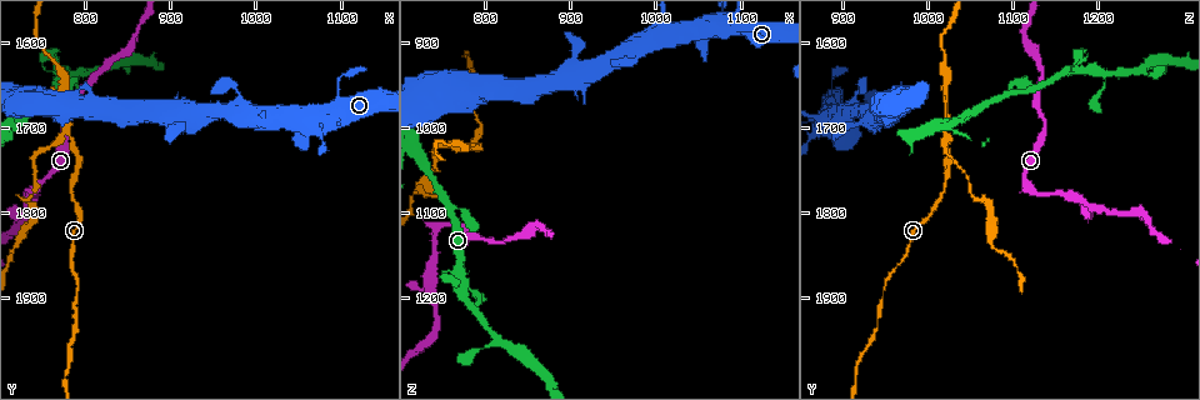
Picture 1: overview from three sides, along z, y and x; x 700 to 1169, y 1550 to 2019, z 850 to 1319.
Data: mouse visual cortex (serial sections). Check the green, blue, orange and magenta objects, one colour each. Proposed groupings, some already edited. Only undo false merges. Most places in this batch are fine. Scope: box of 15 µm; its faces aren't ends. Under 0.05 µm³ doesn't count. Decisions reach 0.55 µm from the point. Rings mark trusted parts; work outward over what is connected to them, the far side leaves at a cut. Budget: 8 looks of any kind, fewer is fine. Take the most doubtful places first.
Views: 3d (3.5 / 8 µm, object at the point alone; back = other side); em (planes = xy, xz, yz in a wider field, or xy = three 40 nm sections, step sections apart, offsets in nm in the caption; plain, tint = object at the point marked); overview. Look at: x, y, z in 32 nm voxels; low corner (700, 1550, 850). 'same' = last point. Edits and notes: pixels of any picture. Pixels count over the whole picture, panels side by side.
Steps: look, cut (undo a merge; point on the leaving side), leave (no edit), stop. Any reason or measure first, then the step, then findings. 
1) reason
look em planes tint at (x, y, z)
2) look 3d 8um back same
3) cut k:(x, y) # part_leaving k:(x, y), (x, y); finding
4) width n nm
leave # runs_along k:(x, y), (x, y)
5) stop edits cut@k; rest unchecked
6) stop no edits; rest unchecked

thin neck
look 3d 8um at (780, 1710, 1020)

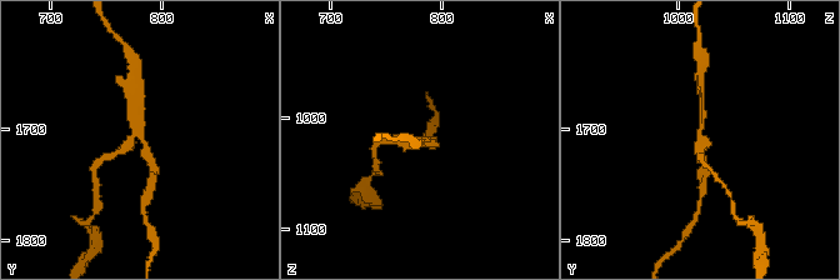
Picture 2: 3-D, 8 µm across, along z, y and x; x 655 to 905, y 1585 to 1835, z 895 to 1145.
zoom in
look 3d 3.5um at (778, 1708, 1022)

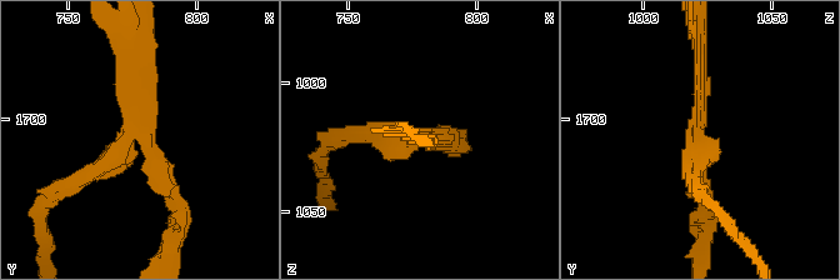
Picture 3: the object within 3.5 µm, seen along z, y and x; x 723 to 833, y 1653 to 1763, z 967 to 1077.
shape alone is not enough
look em xy step 5 tint at (779, 1708, 1019)

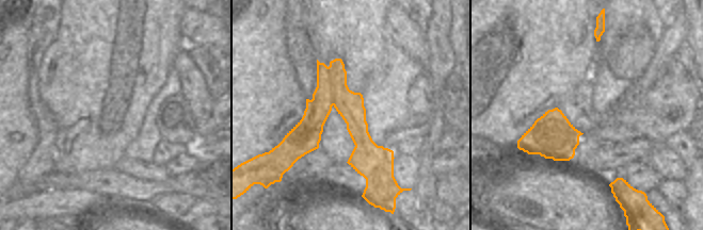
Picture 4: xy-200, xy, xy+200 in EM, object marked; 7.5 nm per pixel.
cut 3:(103, 169) # border 4:(345, 69), (333, 104); a second cell is stuck on

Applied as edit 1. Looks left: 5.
side arm on a straight run
look 3d 8um at (770, 1630, 1170)

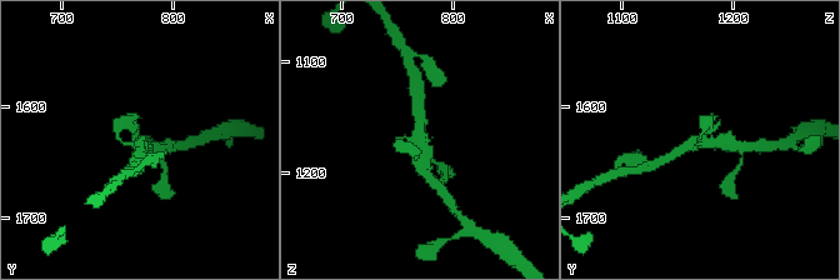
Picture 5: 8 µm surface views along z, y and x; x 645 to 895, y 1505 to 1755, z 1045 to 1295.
look em xy step 3 tint at (770, 1634, 1174)

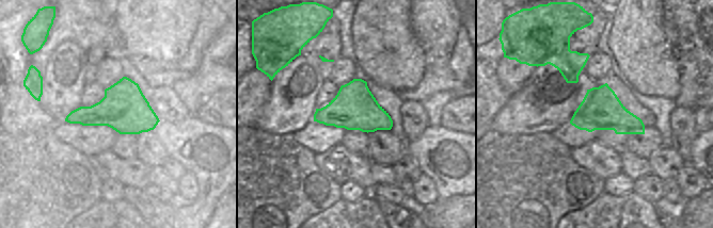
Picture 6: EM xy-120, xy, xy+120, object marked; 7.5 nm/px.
leave # all the same cell

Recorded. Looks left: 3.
abrupt turn
look em xy step 5 tint at (1060, 1710, 890)

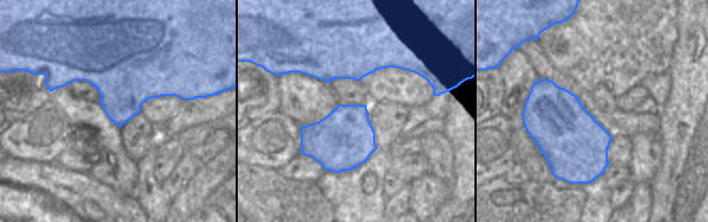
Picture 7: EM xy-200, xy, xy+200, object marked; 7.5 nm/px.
see where the arms go
look 3d 3.5um same

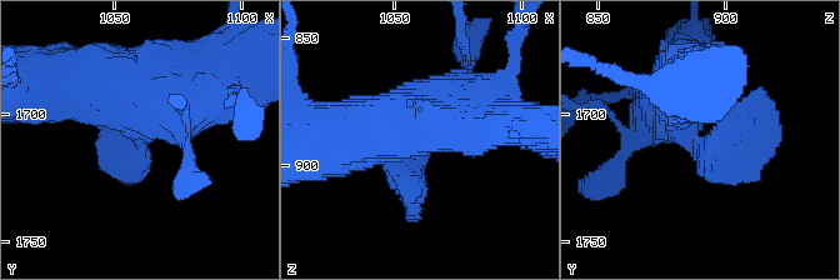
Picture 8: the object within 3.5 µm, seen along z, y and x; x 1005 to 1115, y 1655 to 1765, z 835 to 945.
arm_widths 350, 800 nm
leave # runs_along 8:(468, 113), (429, 113), (410, 193); continuous, no second cell

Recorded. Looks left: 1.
stop edits cut@3; rest unchecked

